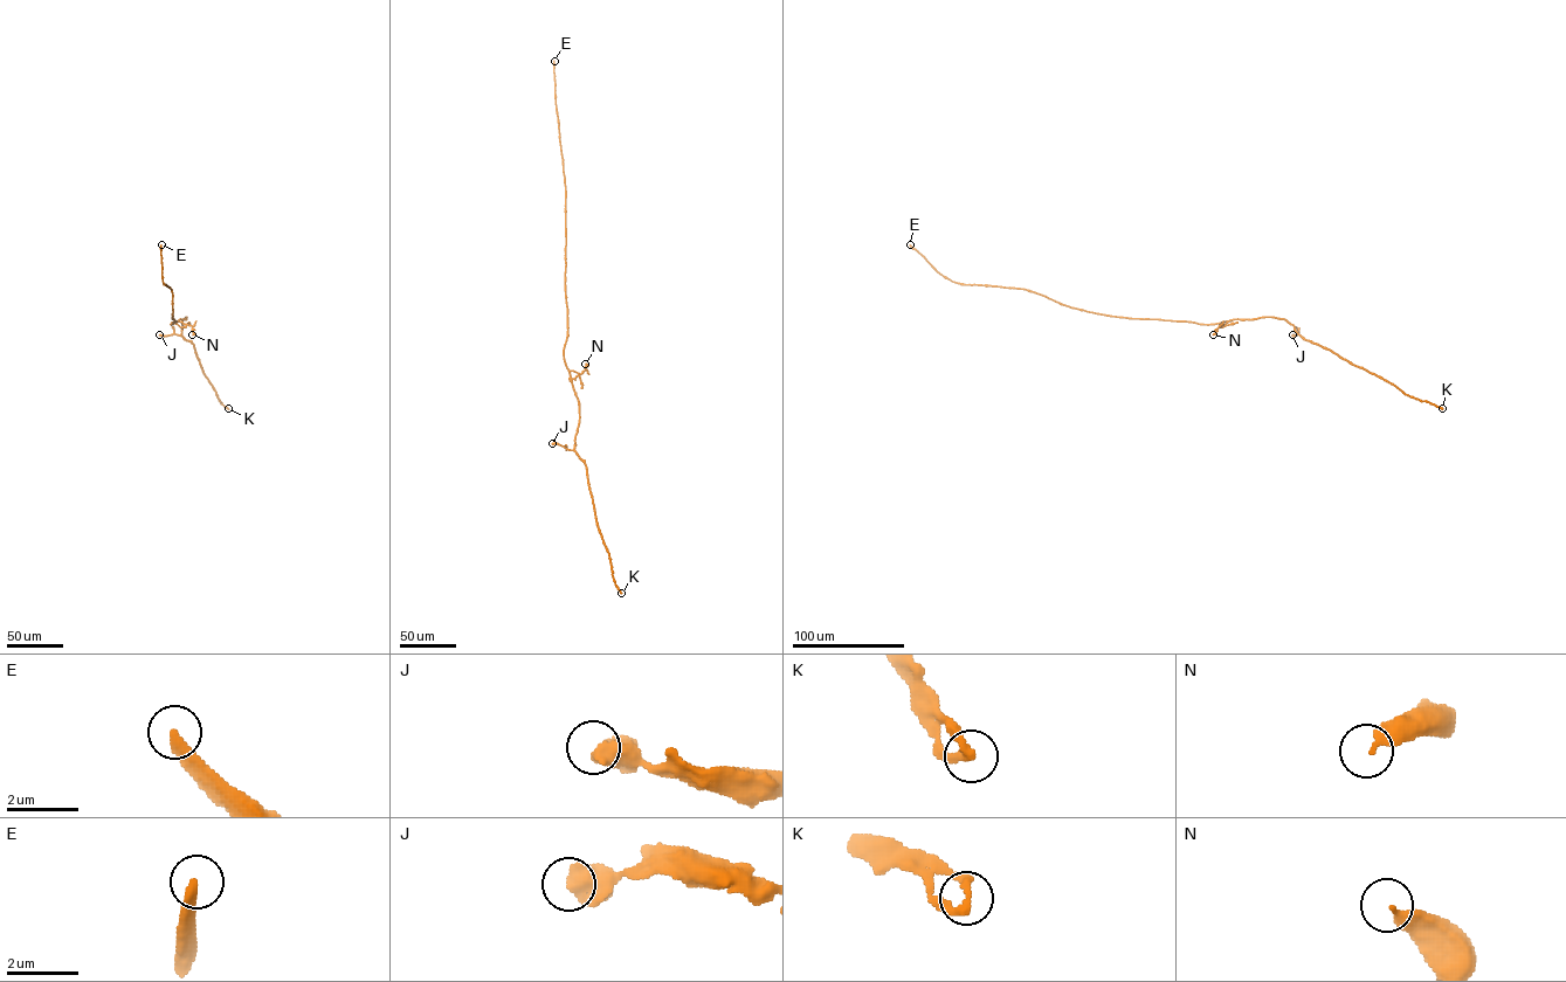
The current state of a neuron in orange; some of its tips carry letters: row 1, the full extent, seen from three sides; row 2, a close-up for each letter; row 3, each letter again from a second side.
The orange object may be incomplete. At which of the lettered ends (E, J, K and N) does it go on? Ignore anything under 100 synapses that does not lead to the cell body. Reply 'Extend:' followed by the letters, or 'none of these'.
Extend: E

